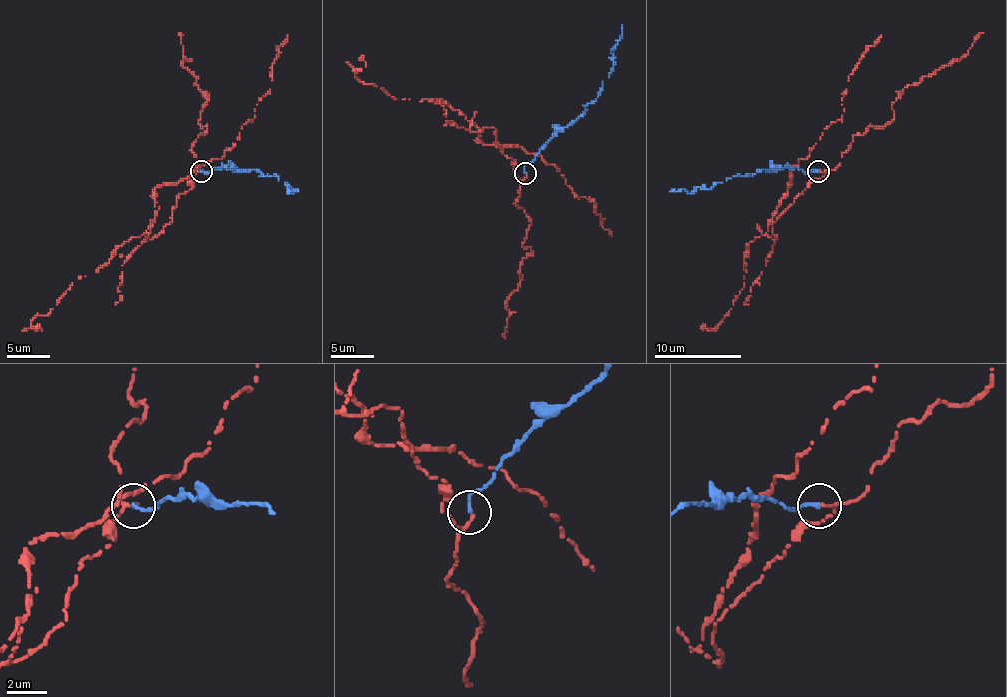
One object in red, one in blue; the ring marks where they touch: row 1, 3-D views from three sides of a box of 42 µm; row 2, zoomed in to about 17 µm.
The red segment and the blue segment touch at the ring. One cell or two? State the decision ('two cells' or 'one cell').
one cell

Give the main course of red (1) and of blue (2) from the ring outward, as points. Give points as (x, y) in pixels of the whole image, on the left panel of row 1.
1: (202, 172), (178, 196), (170, 224), (146, 239), (159, 209), (155, 189), (228, 150), (270, 89), (287, 35)
2: (200, 172), (233, 167), (276, 176), (294, 193), (298, 191)

